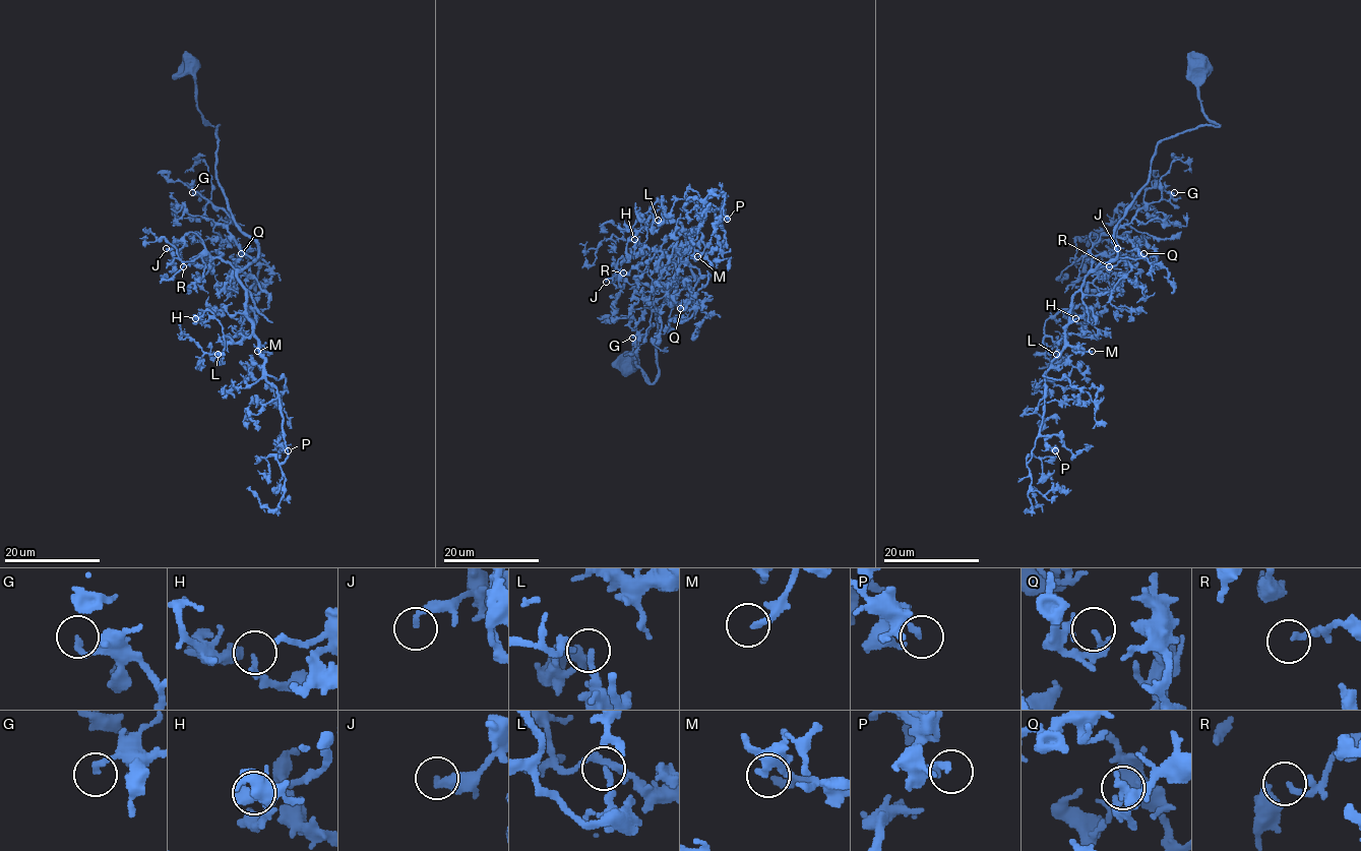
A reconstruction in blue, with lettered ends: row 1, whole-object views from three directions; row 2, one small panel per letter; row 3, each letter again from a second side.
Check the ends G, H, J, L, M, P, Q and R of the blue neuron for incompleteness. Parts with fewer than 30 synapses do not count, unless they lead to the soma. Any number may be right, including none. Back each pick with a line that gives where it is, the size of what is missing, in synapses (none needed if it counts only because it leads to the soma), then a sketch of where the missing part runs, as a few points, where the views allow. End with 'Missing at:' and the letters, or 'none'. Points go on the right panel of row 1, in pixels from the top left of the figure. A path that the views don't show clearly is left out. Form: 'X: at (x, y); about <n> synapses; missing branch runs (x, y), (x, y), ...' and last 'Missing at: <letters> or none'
M: at (1092, 351); about 100 synapses; missing branch runs (1092, 351), (1107, 355), (1125, 349), (1122, 352)
Missing at: M

